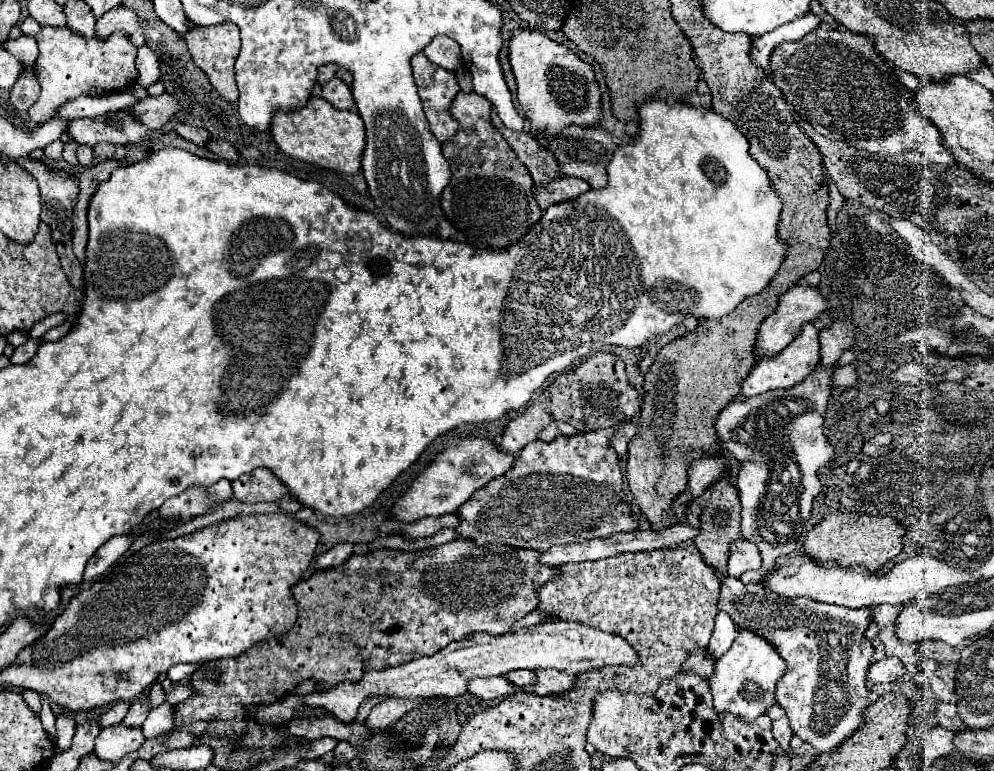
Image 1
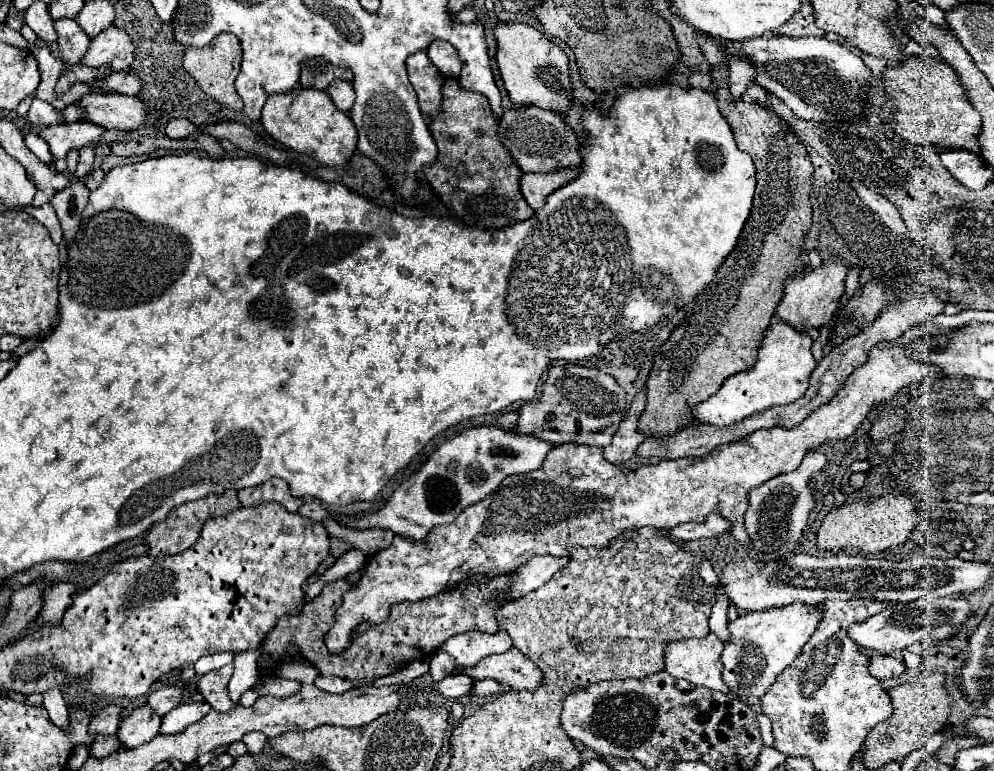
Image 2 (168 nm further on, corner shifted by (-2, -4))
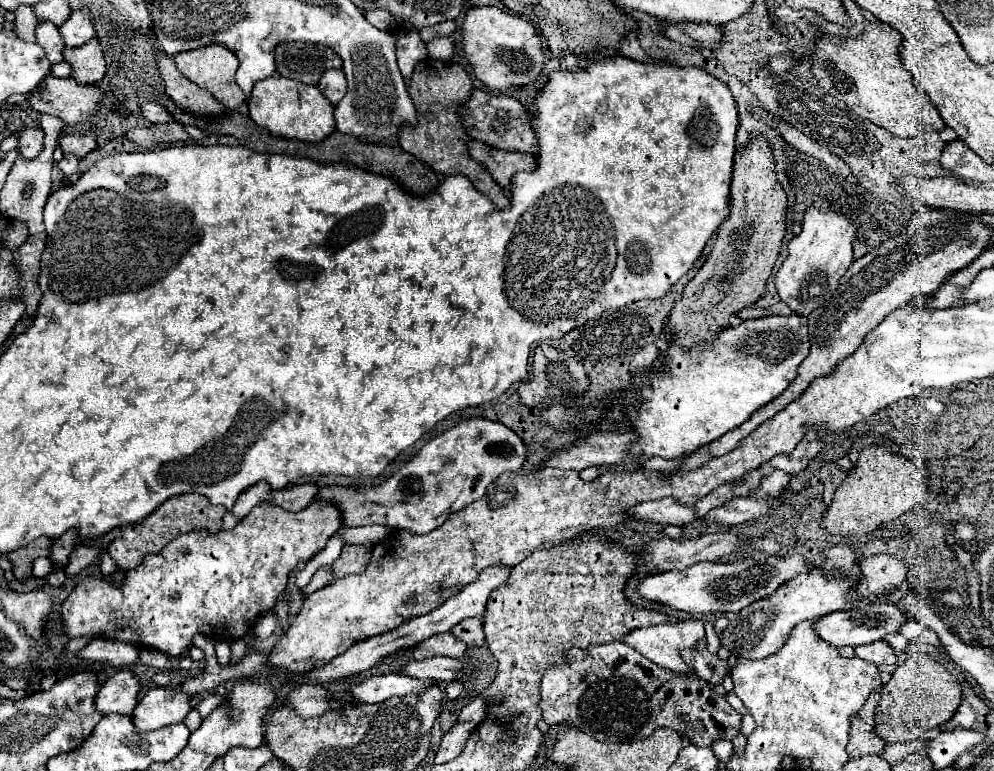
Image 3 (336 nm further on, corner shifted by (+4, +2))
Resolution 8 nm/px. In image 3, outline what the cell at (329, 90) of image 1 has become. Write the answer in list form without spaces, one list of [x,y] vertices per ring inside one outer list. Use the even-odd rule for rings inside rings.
[[[328,69],[318,81],[318,89],[332,105],[336,105],[346,95],[344,71],[342,69]]]

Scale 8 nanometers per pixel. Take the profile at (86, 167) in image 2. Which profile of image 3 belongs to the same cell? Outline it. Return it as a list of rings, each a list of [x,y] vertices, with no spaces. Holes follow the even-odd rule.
[[[64,155],[62,161],[58,161],[58,169],[64,177],[72,177],[76,175],[76,169],[78,169],[78,159],[74,155]]]

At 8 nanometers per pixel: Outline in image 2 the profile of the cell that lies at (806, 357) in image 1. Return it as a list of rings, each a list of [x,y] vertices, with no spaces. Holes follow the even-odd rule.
[[[786,323],[770,325],[758,349],[756,365],[728,377],[716,395],[706,399],[704,403],[698,403],[698,407],[694,407],[692,411],[694,421],[722,427],[722,425],[732,425],[766,407],[792,403],[806,393],[808,377],[814,371],[814,367],[816,361],[812,355],[812,339],[806,333],[798,333]]]

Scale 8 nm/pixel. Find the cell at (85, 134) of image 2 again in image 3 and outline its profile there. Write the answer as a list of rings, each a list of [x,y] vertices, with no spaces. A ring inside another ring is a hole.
[[[22,129],[18,131],[18,149],[24,159],[34,159],[44,147],[42,129]]]

